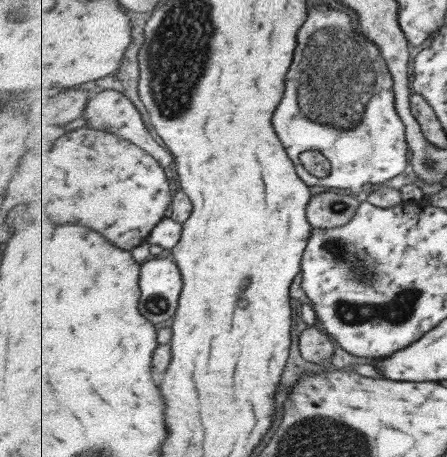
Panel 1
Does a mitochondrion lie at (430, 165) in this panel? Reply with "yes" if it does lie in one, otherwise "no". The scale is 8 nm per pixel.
yes

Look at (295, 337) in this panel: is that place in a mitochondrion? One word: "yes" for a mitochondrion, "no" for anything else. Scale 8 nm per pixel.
no

